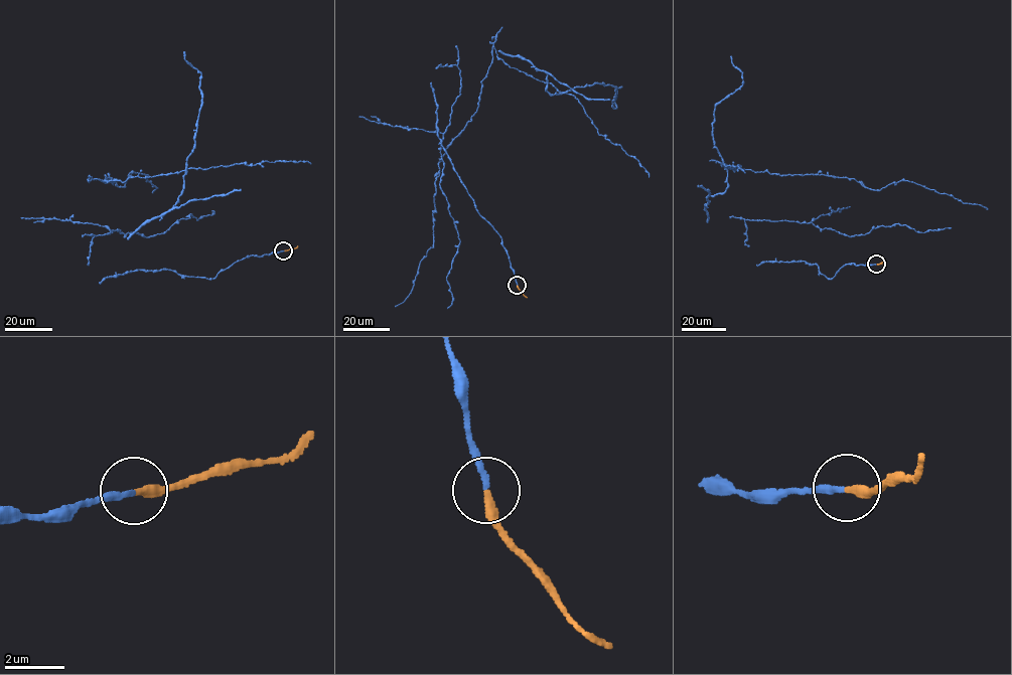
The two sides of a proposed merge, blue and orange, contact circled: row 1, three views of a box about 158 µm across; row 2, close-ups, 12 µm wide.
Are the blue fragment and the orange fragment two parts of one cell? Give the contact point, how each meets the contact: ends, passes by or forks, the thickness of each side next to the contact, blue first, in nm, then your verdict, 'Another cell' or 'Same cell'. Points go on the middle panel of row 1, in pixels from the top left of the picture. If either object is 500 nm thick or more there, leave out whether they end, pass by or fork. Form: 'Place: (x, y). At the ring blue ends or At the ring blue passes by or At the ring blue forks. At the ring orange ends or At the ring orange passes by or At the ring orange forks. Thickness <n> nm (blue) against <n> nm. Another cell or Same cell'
Place: (517, 285). At the ring blue ends. At the ring orange ends. Thickness 200 nm (blue) against 280 nm. Same cell

